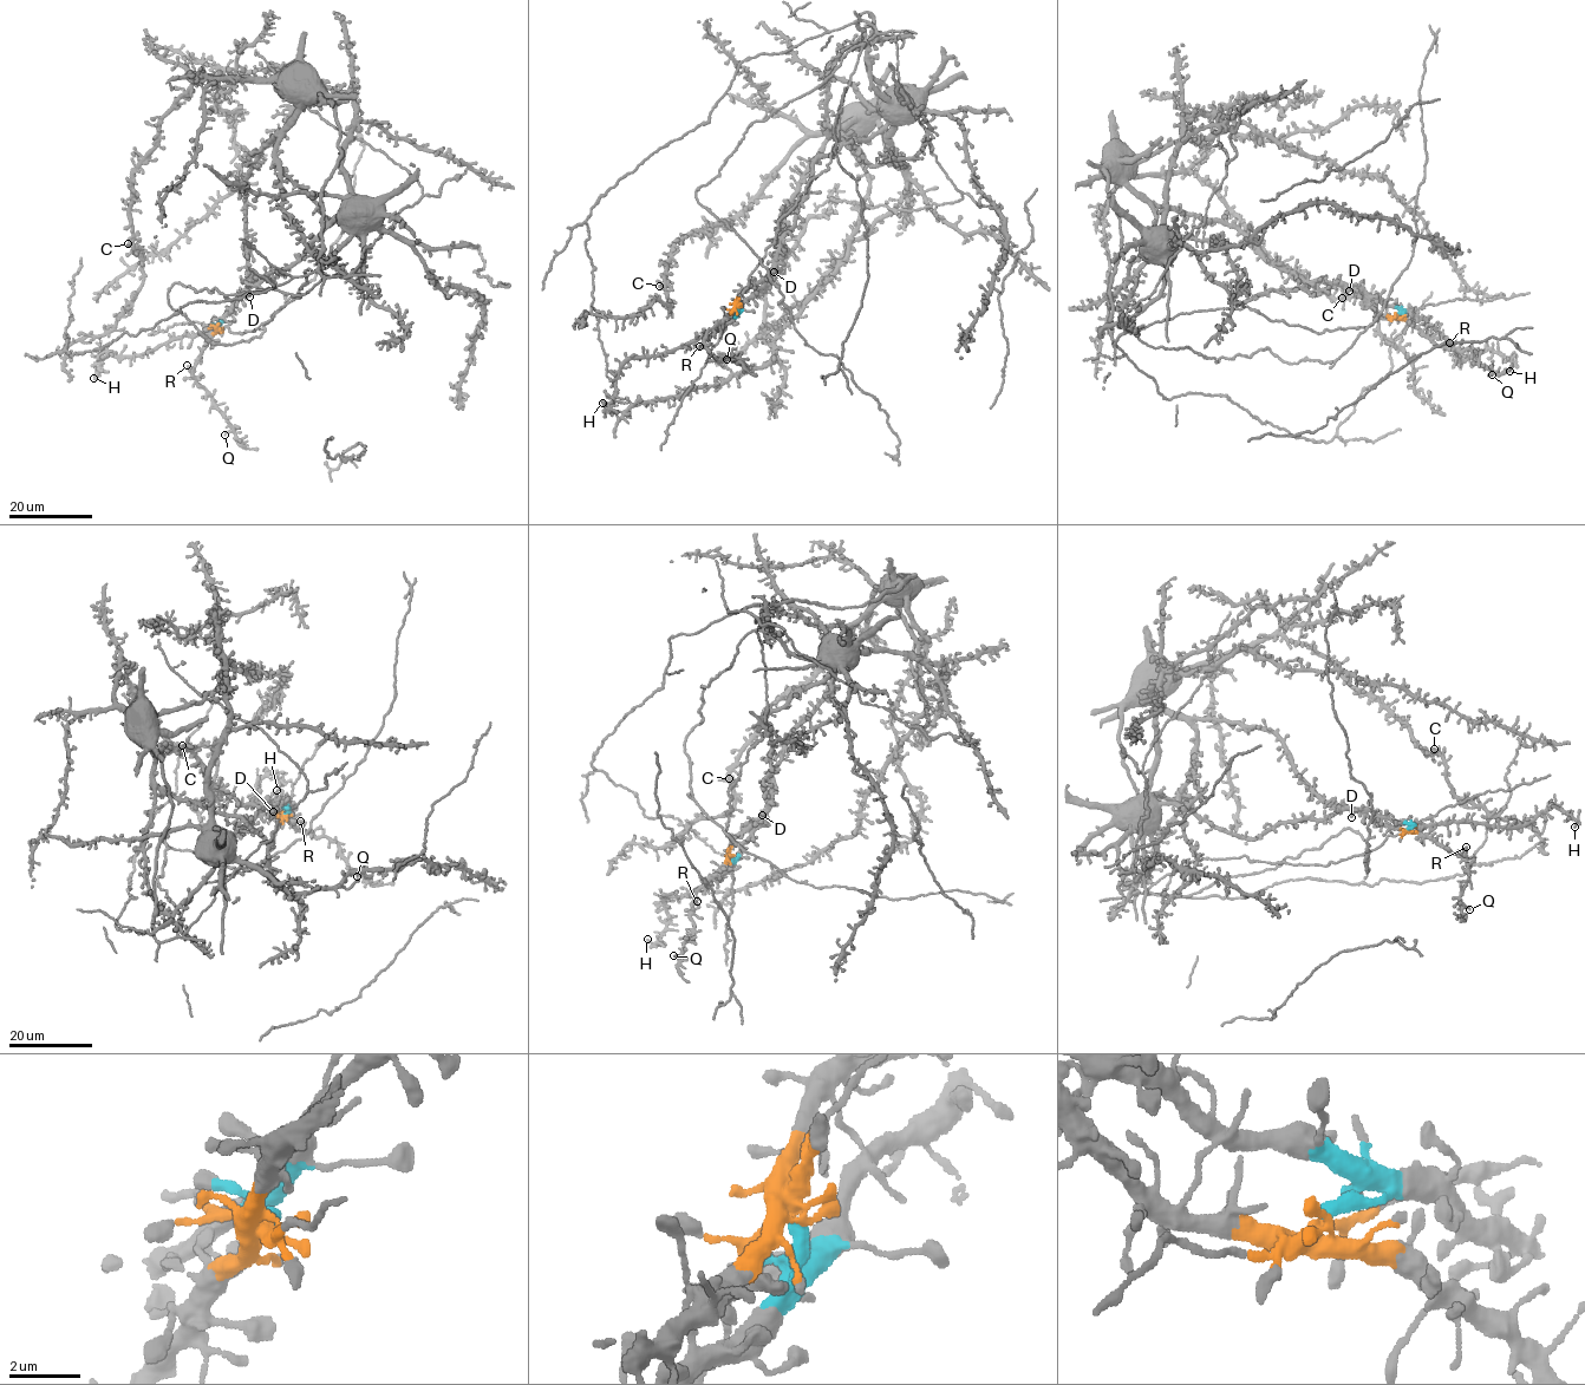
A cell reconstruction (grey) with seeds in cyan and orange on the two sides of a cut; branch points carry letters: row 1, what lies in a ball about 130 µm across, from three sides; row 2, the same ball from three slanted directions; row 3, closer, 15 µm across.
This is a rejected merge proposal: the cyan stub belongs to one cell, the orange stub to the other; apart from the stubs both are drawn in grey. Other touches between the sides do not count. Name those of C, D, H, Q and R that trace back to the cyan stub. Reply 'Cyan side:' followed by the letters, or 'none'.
Cyan side: H

